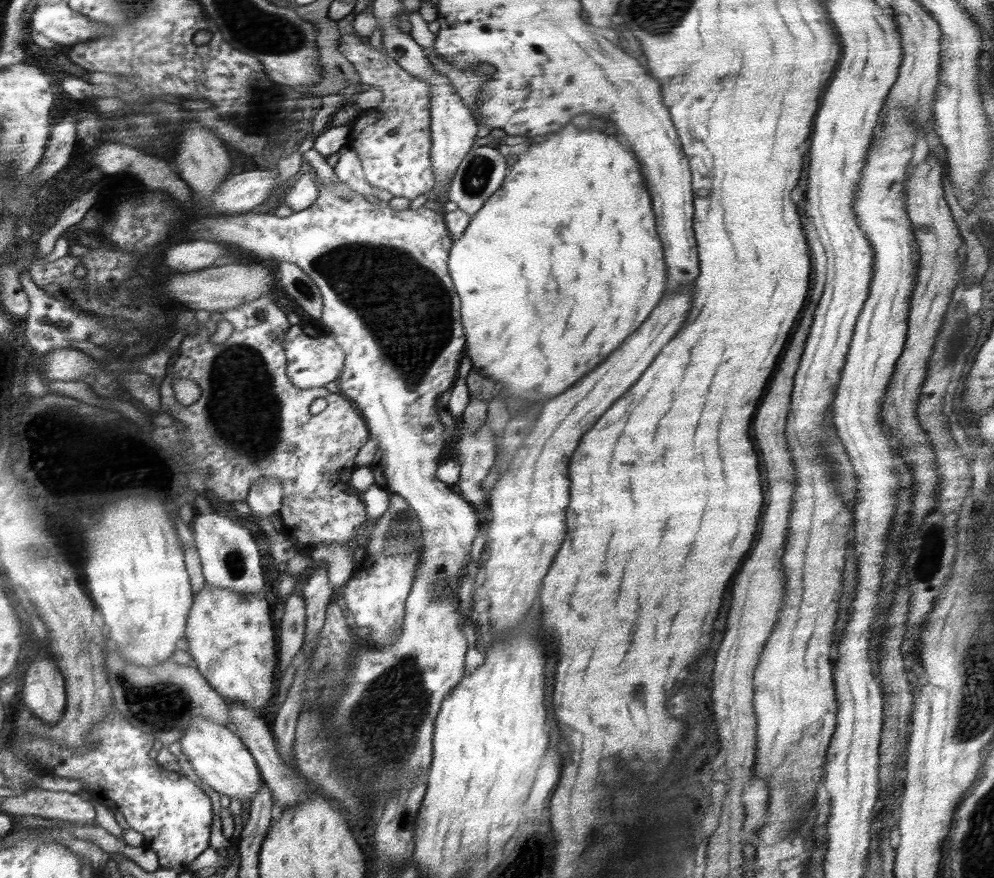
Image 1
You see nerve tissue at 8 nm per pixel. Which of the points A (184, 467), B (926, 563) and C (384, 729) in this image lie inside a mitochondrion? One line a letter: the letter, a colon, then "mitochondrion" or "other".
A: other
B: mitochondrion
C: mitochondrion

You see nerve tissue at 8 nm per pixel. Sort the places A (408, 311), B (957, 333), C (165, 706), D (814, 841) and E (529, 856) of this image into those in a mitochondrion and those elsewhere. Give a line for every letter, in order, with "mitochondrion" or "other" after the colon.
A: mitochondrion
B: mitochondrion
C: mitochondrion
D: other
E: mitochondrion

